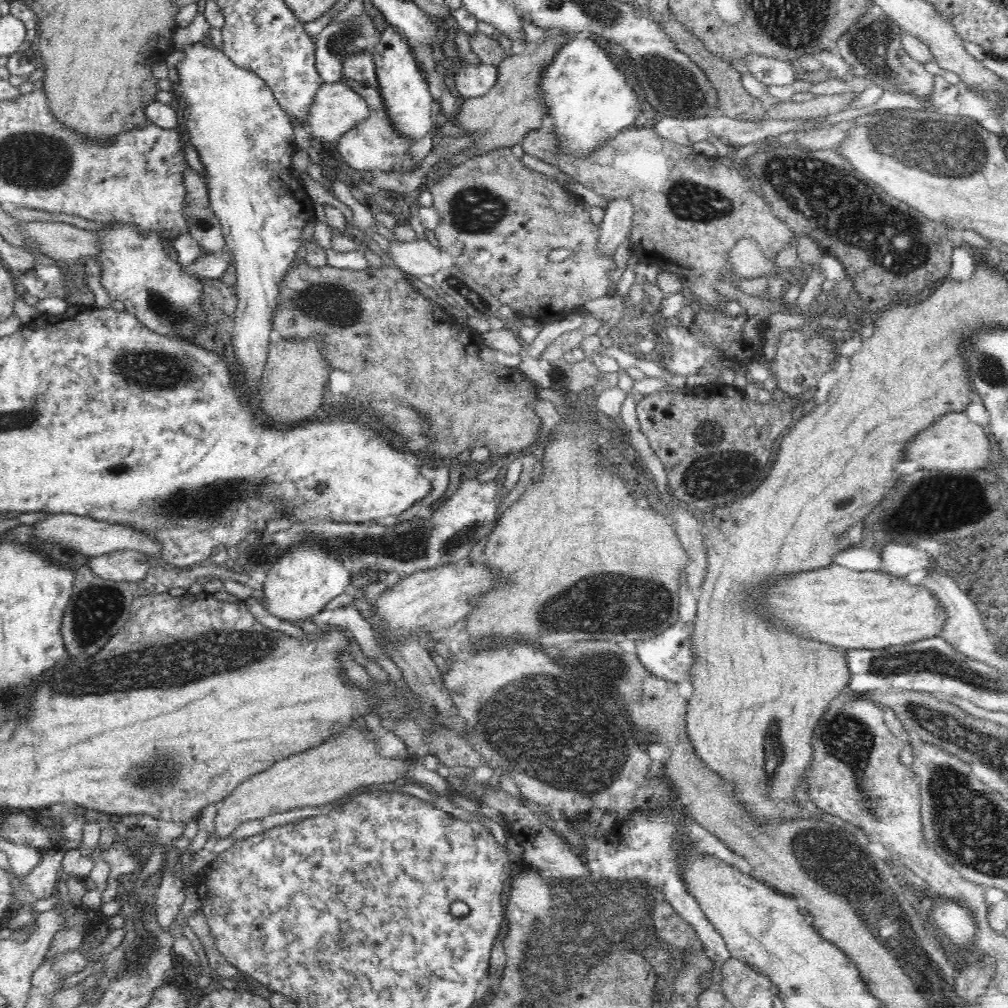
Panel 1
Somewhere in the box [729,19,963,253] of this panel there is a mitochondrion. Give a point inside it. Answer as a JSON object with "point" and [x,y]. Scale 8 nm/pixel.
{"point":[868,43]}

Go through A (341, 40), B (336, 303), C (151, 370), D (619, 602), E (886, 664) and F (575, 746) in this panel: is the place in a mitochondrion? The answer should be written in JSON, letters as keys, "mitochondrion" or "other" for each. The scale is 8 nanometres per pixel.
{"A":"mitochondrion","B":"mitochondrion","C":"mitochondrion","D":"mitochondrion","E":"mitochondrion","F":"mitochondrion"}

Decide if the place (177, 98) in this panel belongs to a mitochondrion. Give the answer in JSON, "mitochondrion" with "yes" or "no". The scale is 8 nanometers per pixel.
{"mitochondrion":"no"}

